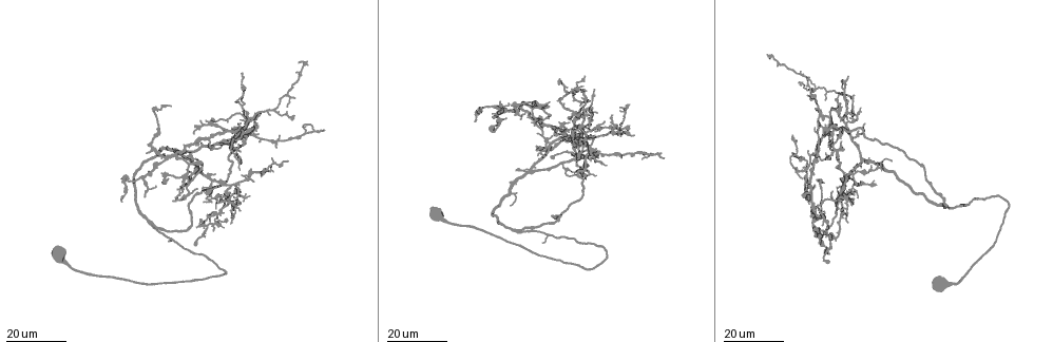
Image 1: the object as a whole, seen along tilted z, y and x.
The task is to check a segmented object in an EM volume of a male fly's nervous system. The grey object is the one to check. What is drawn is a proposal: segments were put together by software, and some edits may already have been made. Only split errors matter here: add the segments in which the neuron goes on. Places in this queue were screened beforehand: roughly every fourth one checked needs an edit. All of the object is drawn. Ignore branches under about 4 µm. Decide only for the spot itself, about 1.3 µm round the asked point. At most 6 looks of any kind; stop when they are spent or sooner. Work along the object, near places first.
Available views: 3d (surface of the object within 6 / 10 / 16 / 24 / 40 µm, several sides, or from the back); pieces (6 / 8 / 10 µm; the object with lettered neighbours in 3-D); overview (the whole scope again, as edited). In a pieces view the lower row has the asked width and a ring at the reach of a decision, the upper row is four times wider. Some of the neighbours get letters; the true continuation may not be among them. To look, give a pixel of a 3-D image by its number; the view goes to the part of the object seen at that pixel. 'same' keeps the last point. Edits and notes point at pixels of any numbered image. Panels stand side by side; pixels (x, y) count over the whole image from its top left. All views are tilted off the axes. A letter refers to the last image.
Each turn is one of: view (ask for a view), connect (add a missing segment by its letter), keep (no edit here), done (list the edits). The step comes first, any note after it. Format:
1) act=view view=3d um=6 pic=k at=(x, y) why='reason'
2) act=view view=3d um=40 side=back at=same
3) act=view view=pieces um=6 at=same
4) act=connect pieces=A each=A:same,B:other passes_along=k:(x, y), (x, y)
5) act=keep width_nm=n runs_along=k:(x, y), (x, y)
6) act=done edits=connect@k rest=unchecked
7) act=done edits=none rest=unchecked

act=view view=3d um=16 pic=1 at=(308, 63) why='an open end'

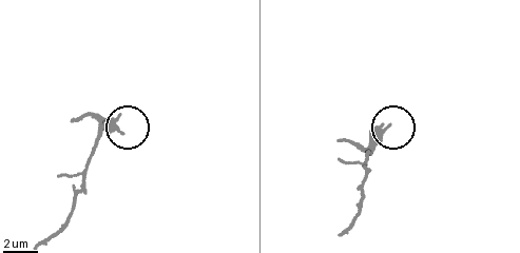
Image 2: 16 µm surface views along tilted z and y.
act=view view=pieces um=6 pic=2 at=(381, 127)

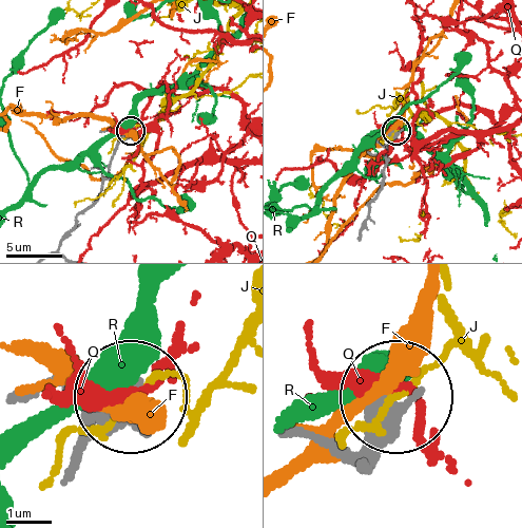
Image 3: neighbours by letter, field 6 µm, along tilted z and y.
act=keep each=F:other,J:other,Q:other,R:other found='no lettered segment goes on from it'

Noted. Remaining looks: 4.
act=view view=3d um=16 pic=1 at=(847, 76) why='an open end'

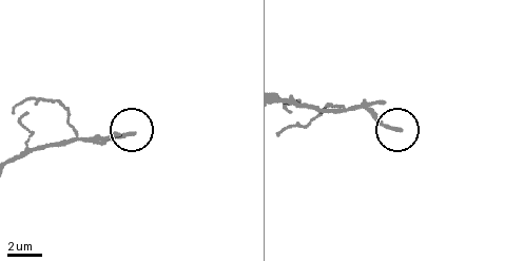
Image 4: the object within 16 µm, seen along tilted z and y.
act=view view=pieces um=6 pic=4 at=(130, 131) why='what lies round it'

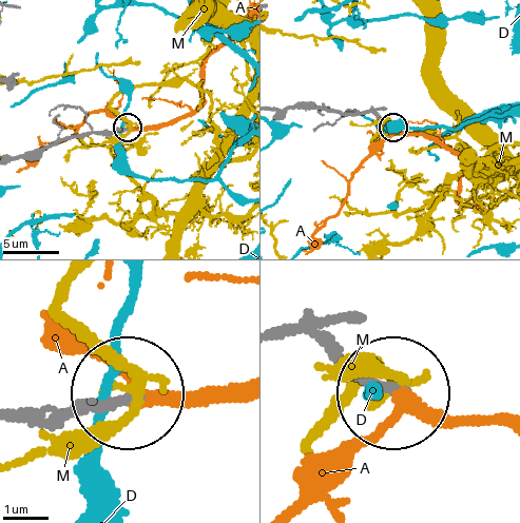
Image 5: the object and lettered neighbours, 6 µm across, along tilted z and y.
act=keep width_nm=200 each=A:other,D:other,M:other found='none of them fits'

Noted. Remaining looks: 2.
act=view view=3d um=16 pic=1 at=(480, 110) why='tapers out'

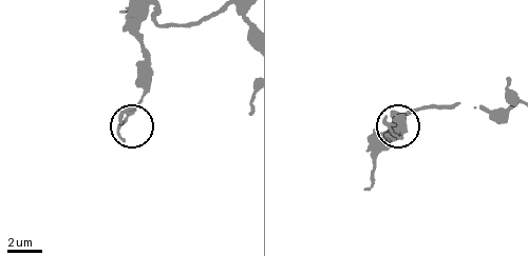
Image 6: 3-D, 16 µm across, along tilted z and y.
act=view view=pieces um=10 pic=6 at=(384, 118) why='what lies round it'

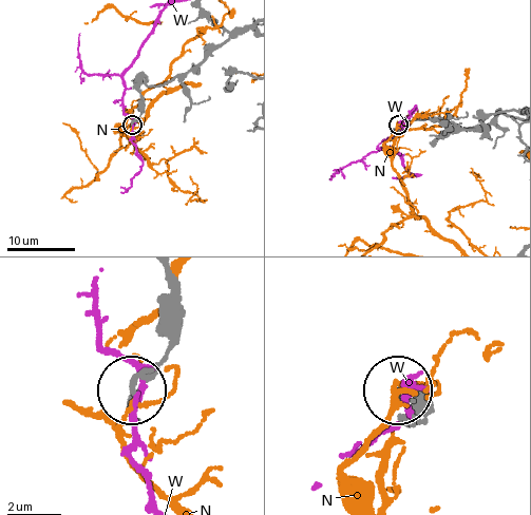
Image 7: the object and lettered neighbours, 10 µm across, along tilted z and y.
act=keep each=N:other,W:other runs_along=7:(169, 277), (165, 350), (154, 372), (134, 385) found='none of them fits'

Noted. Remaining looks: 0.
act=done edits=none rest=unchecked

